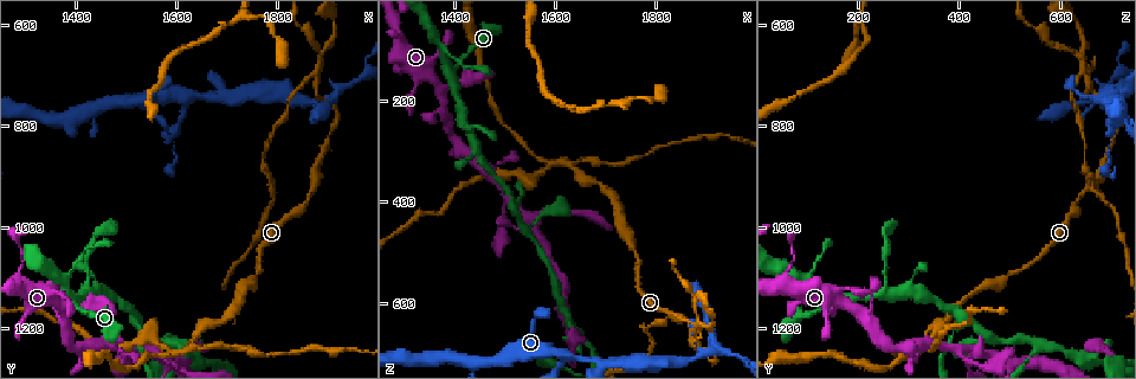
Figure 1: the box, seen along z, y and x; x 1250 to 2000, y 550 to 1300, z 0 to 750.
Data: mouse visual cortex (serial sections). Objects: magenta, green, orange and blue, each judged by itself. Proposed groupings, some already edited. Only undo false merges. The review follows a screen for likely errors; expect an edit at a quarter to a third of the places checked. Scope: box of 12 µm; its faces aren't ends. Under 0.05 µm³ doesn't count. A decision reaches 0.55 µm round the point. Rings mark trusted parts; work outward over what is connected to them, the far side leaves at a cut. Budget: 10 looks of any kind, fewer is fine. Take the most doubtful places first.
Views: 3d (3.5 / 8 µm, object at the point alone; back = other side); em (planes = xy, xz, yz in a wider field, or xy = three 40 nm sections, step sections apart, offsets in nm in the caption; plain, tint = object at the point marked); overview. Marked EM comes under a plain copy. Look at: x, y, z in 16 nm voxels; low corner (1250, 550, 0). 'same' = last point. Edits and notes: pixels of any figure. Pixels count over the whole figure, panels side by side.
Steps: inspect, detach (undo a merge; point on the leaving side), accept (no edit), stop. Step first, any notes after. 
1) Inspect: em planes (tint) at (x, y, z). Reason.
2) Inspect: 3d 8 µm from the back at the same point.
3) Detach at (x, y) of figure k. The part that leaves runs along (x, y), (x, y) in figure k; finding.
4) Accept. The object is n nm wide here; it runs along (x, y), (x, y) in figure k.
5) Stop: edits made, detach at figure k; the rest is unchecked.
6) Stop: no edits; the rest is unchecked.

Inspect: 3d 3.5 µm at (1880, 695, 645). Three-way junction.

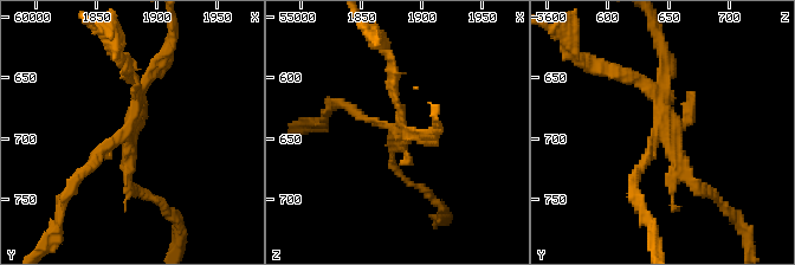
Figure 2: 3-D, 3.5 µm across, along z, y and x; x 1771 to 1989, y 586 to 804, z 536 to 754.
Inspect: em xy step 2 (tint) at (1876, 698, 644).

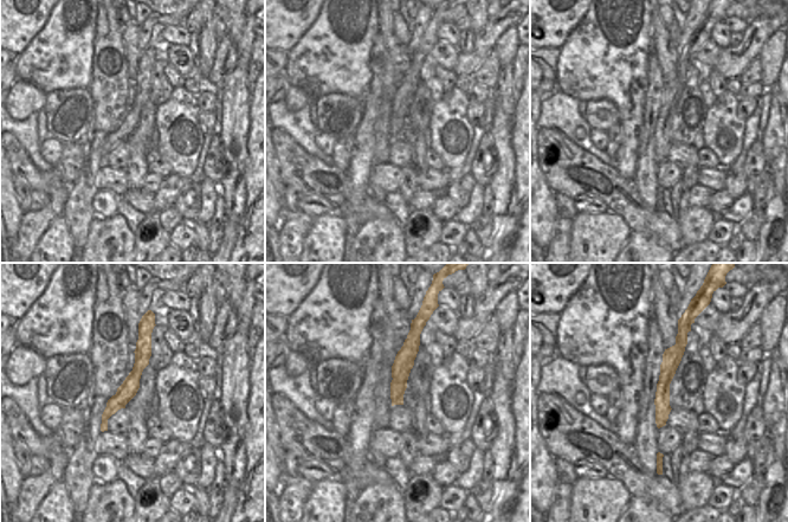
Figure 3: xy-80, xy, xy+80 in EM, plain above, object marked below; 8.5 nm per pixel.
Detach at (95, 163) of figure 2. The part that leaves runs along (123, 136), (72, 183), (58, 220) in figure 2; a second cell is stuck on.

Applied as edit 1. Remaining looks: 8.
Inspect: 3d 3.5 µm at (1595, 1250, 325). Side arm on a straight run.

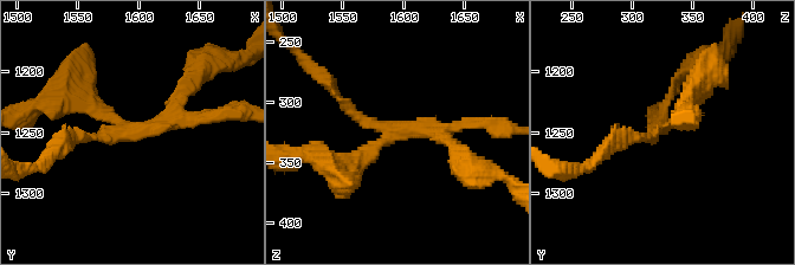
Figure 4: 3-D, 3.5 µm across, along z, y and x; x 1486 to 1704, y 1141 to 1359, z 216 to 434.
Inspect: em xy step 3 (tint) at (1596, 1246, 326). 3 arms meet here; the arms are 150, 150, 200 nm wide; shape alone is not enough.

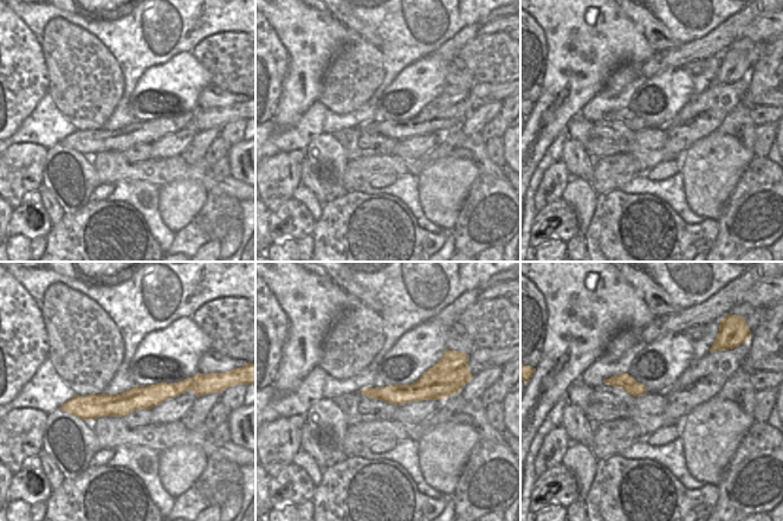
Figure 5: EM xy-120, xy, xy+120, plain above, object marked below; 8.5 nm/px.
Detach at (221, 117) of figure 4. The part that leaves runs along (417, 130), (348, 167), (327, 157) in figure 4; two cells meet here.

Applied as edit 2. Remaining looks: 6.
Inspect: overview.

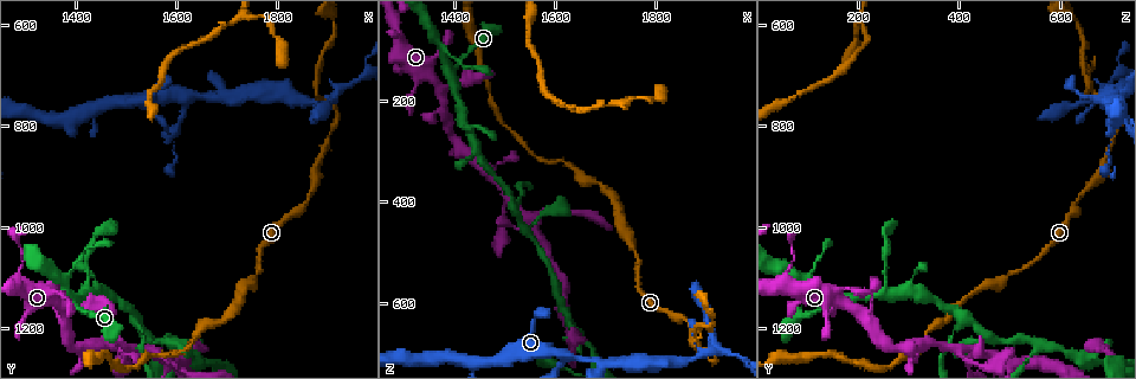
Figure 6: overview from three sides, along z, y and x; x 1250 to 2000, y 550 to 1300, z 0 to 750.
Inspect: 3d 3.5 µm at (1550, 1250, 435). Side arm on a straight run.

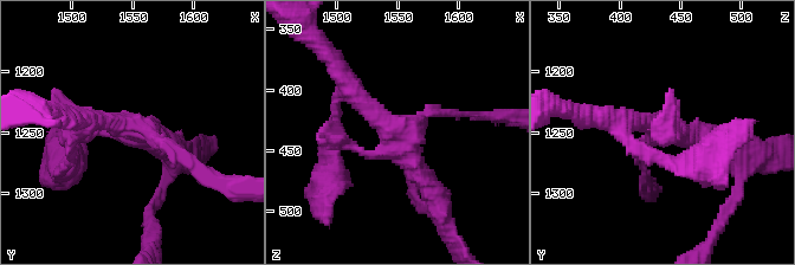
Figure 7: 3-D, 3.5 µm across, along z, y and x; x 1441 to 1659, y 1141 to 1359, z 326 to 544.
Inspect: em xy step 3 (tint) at (1554, 1246, 438). Need the tissue.

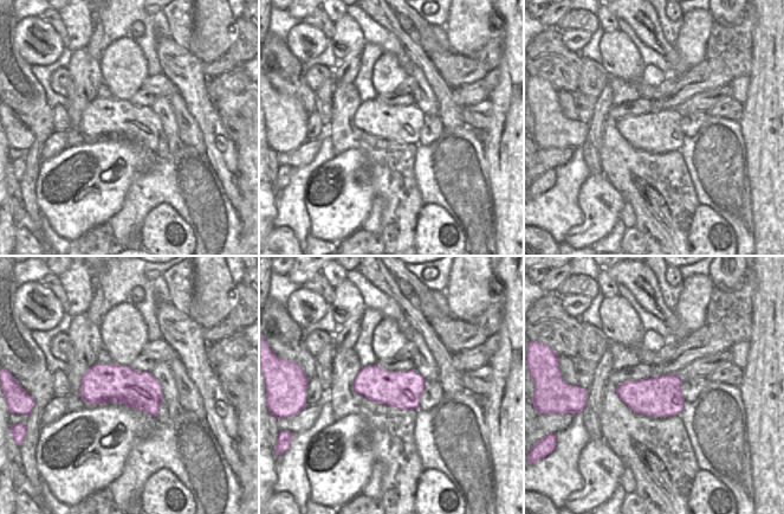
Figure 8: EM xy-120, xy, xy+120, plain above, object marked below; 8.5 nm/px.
Inspect: em xy step 2 (tint) at the same point.

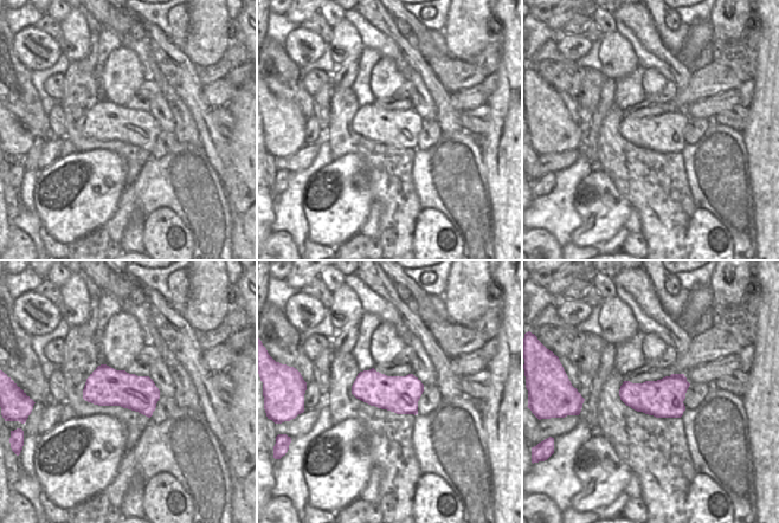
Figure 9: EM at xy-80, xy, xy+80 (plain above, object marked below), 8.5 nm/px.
Accept. It runs along (344, 82), (406, 140), (435, 200) in figure 7; one cell here.

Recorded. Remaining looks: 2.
Stop: edits made, detach at figure 2, detach at figure 4; the rest is unchecked.

